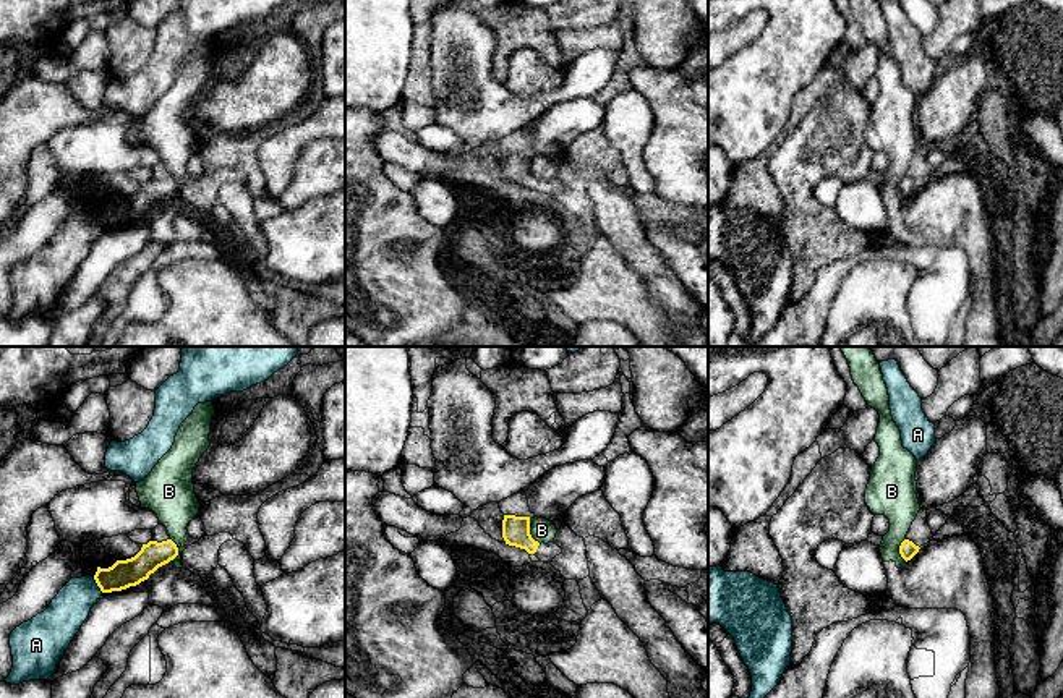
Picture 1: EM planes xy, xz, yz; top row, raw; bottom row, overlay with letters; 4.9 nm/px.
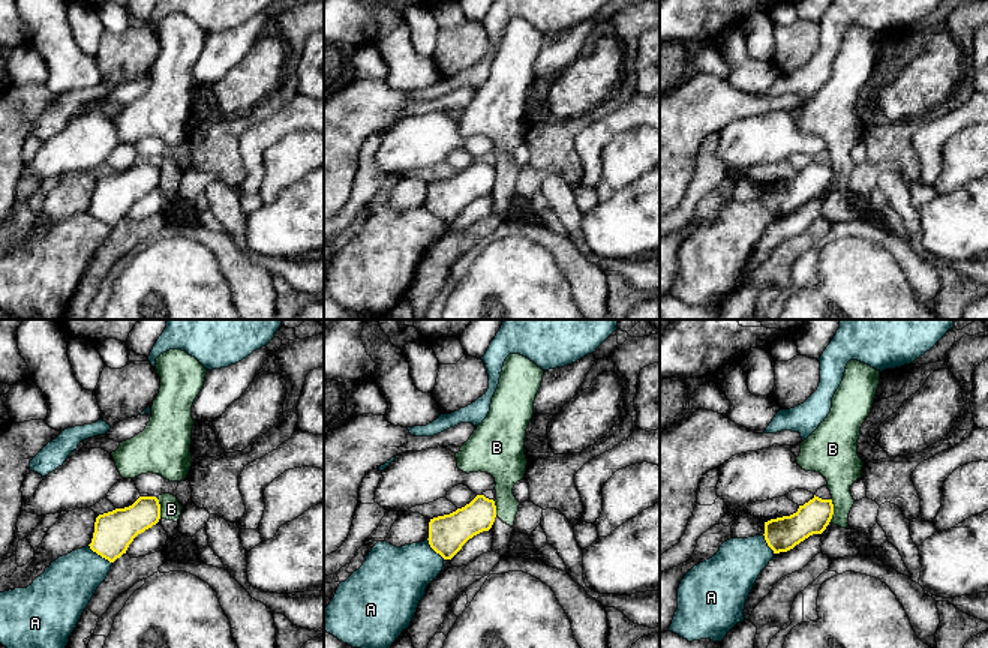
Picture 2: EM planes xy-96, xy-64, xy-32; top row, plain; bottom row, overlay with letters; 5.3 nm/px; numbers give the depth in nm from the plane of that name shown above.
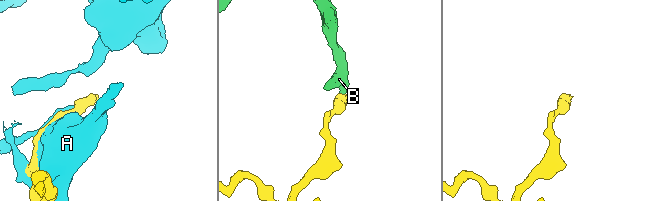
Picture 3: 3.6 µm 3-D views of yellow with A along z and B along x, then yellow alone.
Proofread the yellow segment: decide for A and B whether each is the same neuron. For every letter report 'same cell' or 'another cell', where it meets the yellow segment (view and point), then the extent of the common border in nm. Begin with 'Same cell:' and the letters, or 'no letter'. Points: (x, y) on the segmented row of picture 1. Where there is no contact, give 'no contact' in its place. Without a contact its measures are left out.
Same cell: no letter
A: another cell; contact xy (98, 585); length 90 nm
B: another cell; contact yz (900, 549); length 120 nm

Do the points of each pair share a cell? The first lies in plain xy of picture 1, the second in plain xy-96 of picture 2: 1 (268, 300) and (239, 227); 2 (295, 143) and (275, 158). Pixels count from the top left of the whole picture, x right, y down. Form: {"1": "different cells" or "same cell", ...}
{"1": "different cells", "2": "different cells"}

